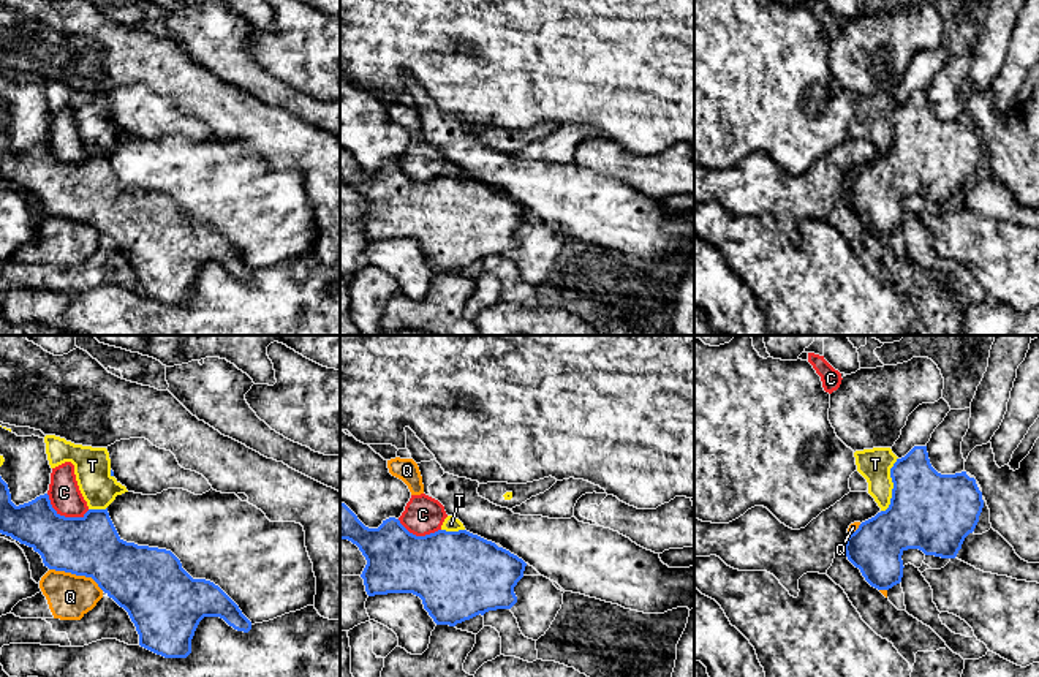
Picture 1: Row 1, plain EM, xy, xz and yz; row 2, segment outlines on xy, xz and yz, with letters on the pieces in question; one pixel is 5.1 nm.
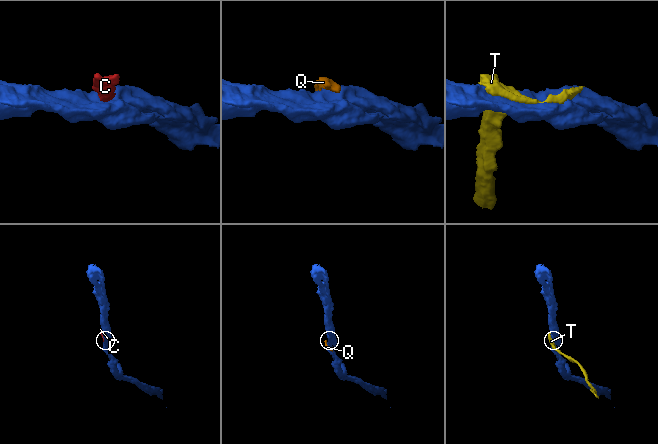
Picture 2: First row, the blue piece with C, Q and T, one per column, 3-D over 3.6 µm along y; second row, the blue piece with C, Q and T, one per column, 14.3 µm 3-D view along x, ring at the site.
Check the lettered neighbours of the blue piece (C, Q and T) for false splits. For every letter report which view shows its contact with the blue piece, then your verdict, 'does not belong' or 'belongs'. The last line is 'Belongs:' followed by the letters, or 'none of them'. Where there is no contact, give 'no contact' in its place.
C: xy | does not belong
Q: xy | does not belong
T: yz | does not belong
Belongs: none of them

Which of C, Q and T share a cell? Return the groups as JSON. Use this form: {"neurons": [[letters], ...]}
{"neurons": [["C", "Q"], ["T"]]}

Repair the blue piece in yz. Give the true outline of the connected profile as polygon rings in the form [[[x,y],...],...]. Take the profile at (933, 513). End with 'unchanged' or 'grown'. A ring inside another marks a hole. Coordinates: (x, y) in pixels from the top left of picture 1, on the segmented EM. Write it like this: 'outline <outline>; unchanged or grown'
outline [[[914,446],[897,459],[890,478],[894,489],[889,508],[862,522],[844,544],[848,560],[878,590],[901,582],[901,555],[908,549],[955,558],[984,508],[976,479],[966,471],[938,473],[927,446]]]; unchanged

